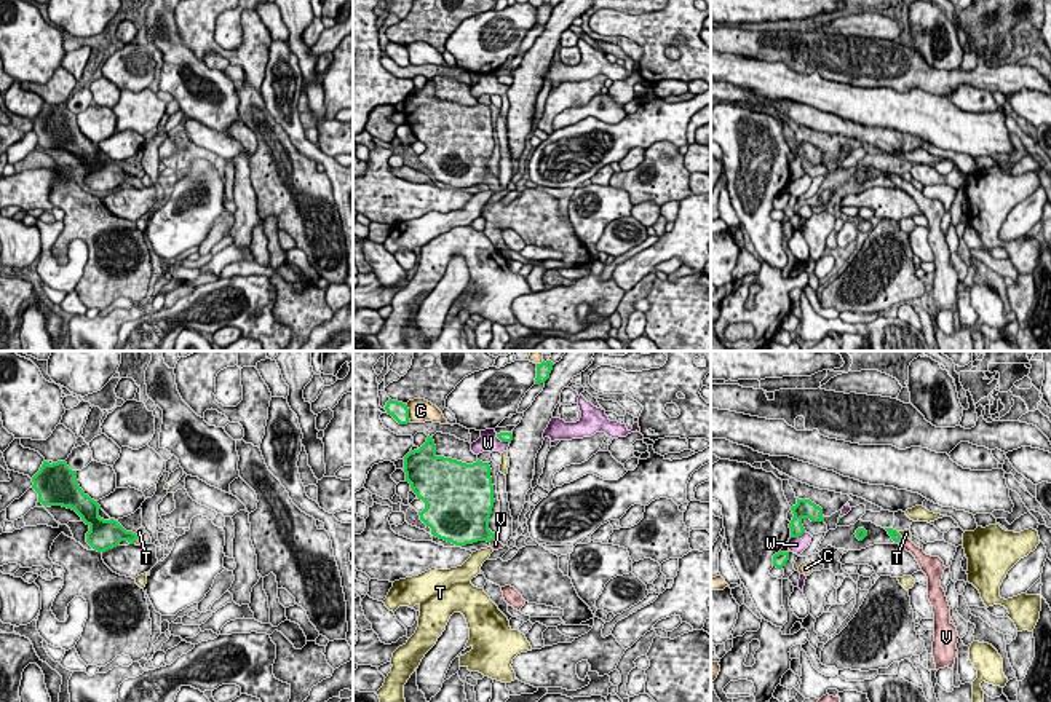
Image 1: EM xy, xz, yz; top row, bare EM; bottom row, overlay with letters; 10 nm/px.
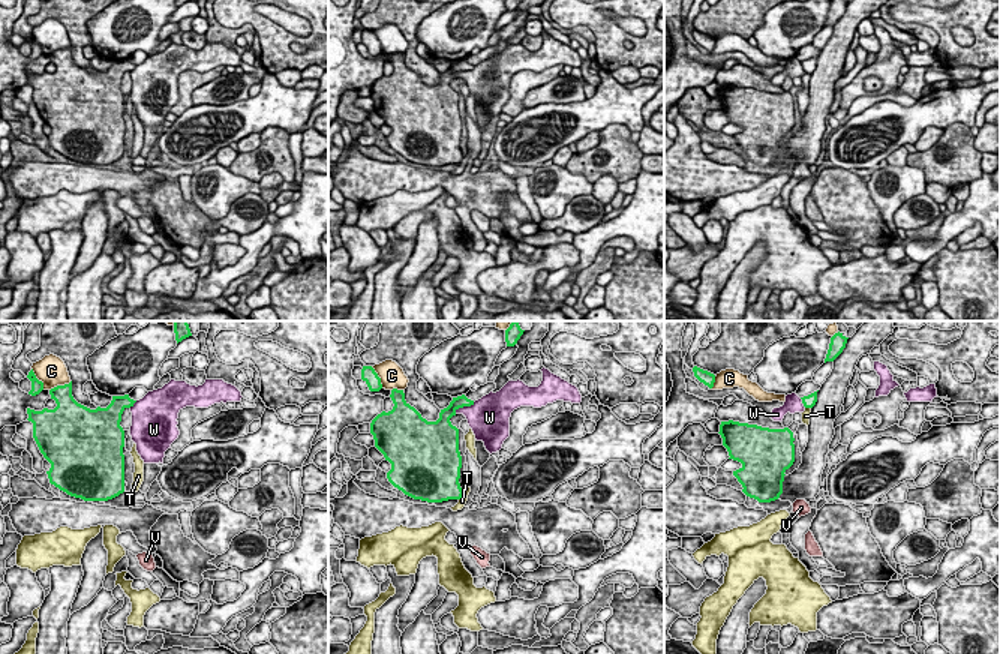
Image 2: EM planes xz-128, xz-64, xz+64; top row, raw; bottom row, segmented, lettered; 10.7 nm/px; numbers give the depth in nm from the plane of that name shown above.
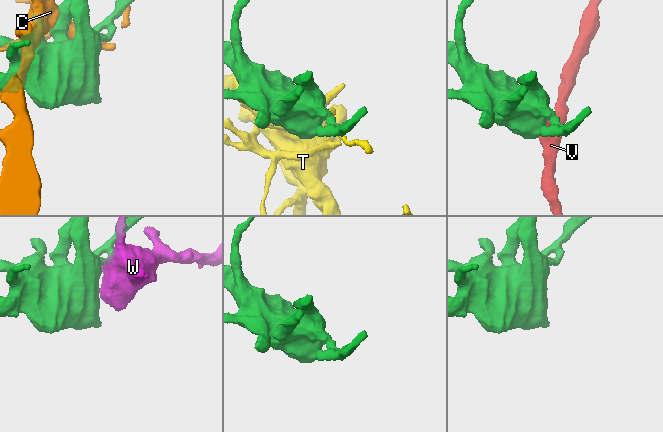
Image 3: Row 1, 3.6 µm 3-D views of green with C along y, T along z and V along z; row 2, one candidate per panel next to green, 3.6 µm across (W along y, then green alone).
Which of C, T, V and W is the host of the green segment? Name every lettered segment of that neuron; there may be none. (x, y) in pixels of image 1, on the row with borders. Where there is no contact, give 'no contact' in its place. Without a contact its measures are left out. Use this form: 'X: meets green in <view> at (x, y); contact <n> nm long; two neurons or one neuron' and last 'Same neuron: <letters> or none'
C: meets green in xz at (408, 412); contact 190 nm long; two neurons
T: meets green in xy at (136, 535); contact 70 nm long; two neurons
V: meets green in xy at (136, 538); contact 100 nm long; one neuron
W: meets green in yz at (797, 536); contact 170 nm long; two neurons
Same neuron: V

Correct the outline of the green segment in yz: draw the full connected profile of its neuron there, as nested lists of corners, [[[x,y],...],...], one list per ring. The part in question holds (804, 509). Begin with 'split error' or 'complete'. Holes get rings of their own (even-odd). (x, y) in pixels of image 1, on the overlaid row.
complete; [[[799,499],[797,504],[791,507],[794,517],[789,523],[791,538],[799,538],[805,533],[802,525],[803,519],[810,519],[811,522],[824,522],[823,509],[811,503],[810,499]]]

